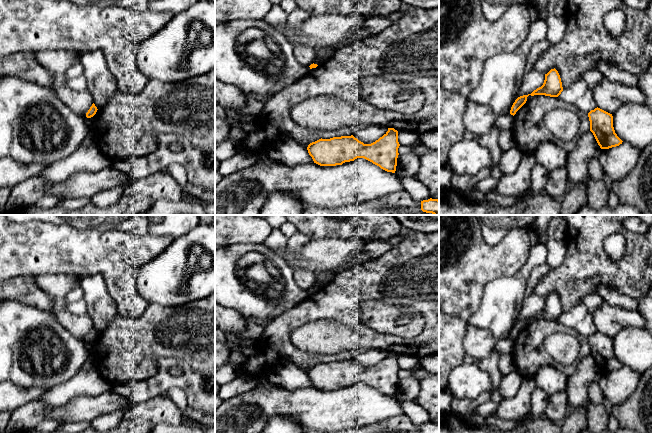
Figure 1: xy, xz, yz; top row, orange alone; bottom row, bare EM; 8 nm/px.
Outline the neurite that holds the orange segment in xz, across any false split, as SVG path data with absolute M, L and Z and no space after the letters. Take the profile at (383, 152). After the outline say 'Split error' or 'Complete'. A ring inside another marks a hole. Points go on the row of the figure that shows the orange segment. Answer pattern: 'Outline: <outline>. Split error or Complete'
Outline: M388 131L371 144L364 144L353 135L319 139L308 145L307 150L314 163L320 166L336 166L364 158L381 169L395 173L398 158L398 131Z. Complete

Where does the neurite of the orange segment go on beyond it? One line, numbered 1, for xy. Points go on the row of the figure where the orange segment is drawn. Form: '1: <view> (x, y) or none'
1: none

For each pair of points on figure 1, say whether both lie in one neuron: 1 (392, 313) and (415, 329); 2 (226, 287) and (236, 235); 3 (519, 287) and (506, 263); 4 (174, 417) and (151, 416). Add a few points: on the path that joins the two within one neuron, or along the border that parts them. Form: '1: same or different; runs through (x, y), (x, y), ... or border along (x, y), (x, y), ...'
1: same; runs through (392, 322), (395, 328), (406, 329)
2: different; border along (258, 243), (233, 243), (225, 247)
3: different; border along (528, 256), (525, 263), (512, 275), (490, 280)
4: same; runs through (168, 416), (157, 416)

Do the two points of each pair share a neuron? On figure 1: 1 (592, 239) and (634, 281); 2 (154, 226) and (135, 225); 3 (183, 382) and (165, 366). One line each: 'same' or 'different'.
1: same
2: same
3: same

